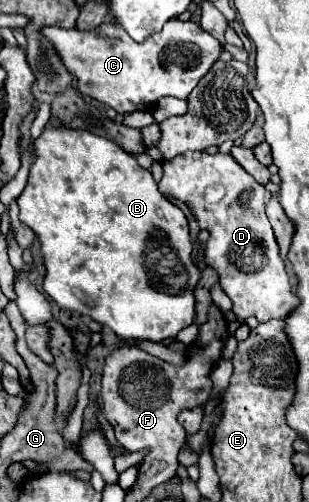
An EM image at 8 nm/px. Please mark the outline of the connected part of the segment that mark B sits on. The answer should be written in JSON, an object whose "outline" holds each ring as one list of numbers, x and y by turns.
{"outline":[[52,127,34,141,34,165,28,185,18,197,20,219,34,229,42,243,46,265,44,291,62,307,90,315,96,323,124,339,160,343,194,323,194,289,200,269,192,263,192,239,188,217,160,191,152,173,136,163,116,143,88,131]]}

